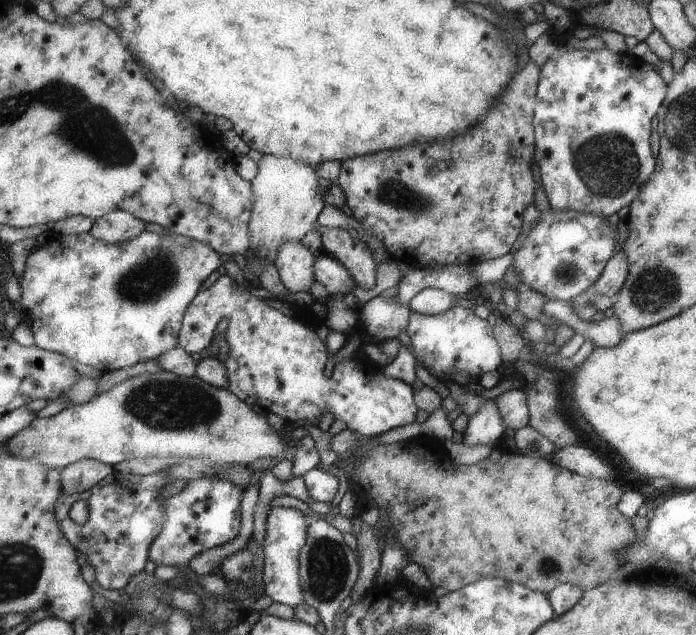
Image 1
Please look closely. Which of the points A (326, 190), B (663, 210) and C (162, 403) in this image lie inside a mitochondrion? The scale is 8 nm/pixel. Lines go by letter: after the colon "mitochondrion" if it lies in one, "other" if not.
A: other
B: other
C: mitochondrion

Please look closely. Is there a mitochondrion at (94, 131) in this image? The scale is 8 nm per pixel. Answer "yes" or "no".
yes

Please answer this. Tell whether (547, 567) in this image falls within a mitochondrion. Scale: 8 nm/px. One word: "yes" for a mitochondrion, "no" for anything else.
yes

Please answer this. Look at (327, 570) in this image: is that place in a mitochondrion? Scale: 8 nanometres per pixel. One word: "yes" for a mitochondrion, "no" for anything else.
yes

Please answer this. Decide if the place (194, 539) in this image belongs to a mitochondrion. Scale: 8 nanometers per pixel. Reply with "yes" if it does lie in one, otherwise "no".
no

